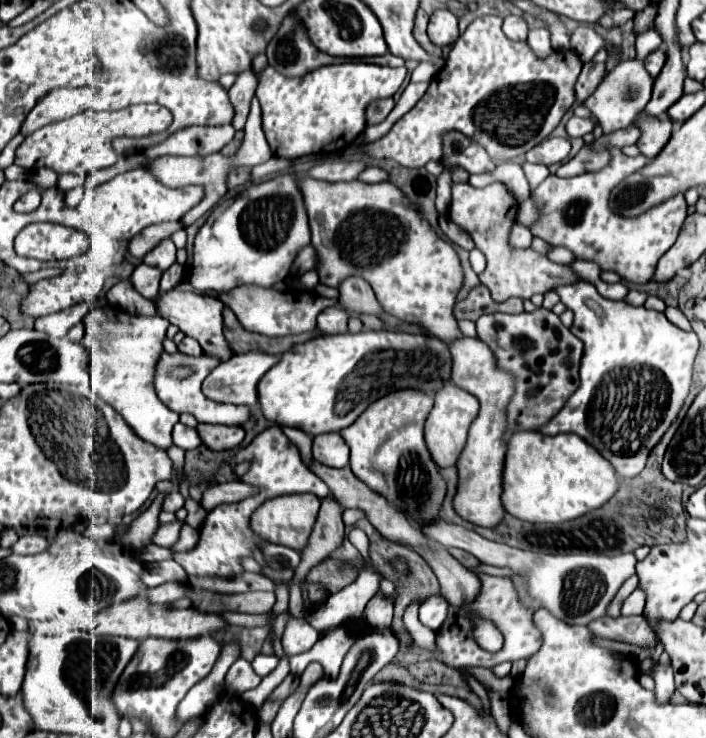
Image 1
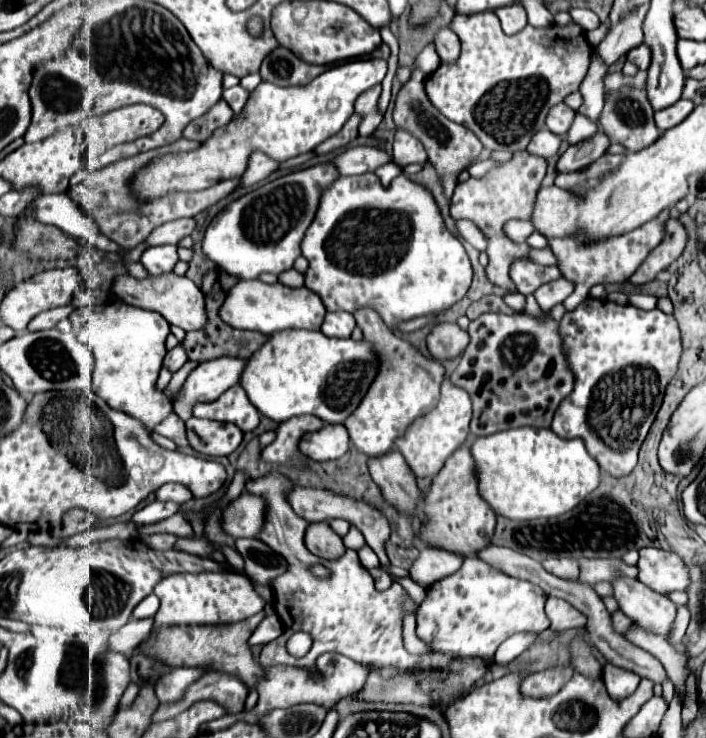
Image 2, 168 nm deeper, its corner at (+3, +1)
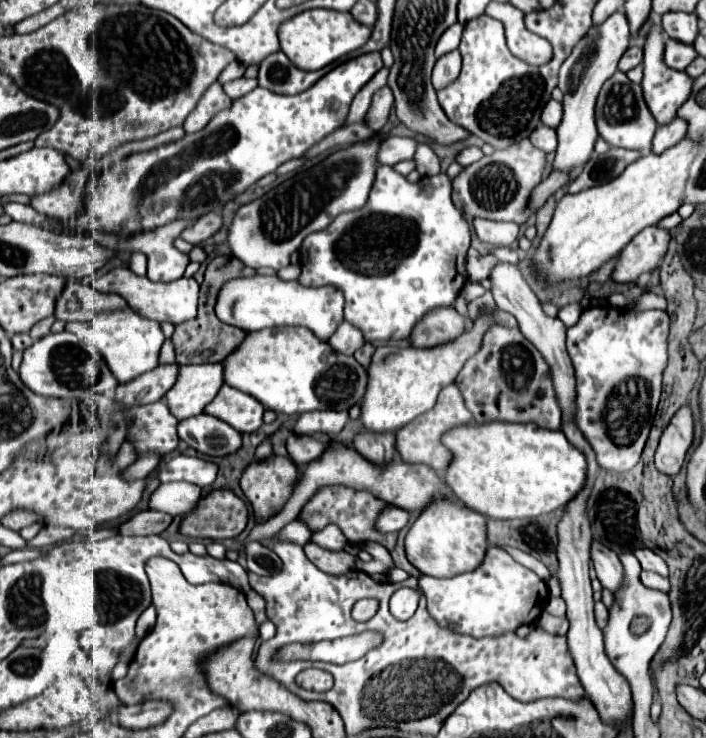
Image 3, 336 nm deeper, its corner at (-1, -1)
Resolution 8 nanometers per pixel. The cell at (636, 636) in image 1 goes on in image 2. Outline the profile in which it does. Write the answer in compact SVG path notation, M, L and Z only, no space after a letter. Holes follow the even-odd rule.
M548 597L546 601L546 615L550 619L550 629L564 631L564 629L580 629L586 625L586 617L574 609L568 601Z

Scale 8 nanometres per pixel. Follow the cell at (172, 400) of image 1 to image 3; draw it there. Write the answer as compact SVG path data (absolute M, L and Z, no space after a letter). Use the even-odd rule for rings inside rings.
M224 384L214 401L205 407L204 413L216 415L240 433L254 433L262 425L264 407L254 397Z

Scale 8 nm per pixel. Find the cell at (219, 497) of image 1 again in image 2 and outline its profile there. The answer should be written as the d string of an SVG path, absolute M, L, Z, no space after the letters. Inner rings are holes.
M294 487L288 493L288 501L292 505L292 509L296 511L298 517L302 517L308 523L318 523L318 521L330 521L330 519L346 519L350 525L354 525L366 539L366 543L374 549L374 553L378 555L380 561L388 559L386 551L384 551L384 543L390 537L390 523L386 519L386 515L376 509L374 505L368 505L366 501L354 499L354 497L346 497L346 495L338 495L334 491L326 491L326 489L312 489L312 487Z

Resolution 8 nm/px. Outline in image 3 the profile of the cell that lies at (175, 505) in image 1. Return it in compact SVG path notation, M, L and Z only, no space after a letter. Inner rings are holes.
M146 509L130 517L126 523L122 523L118 531L122 535L158 535L172 523L172 519L174 517L168 513Z

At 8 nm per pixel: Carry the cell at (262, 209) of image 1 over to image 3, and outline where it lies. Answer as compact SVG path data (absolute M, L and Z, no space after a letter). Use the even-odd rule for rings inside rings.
M372 137L368 143L352 145L348 149L338 149L336 153L326 157L322 161L322 165L314 165L306 171L300 171L294 177L290 177L284 183L270 189L266 195L242 205L234 213L234 219L228 227L228 239L226 241L228 241L232 255L238 257L244 265L248 265L252 269L272 267L274 271L278 271L282 267L288 267L290 255L300 249L306 235L322 231L336 215L340 215L344 211L356 211L366 203L368 191L372 187L374 173L376 173L376 167L378 167L378 163L374 161L374 155L378 153L378 145L380 145L380 139Z

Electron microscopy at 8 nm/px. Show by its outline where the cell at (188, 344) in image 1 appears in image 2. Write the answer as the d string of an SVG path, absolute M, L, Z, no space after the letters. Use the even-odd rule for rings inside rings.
M178 345L178 347L174 347L172 351L166 353L166 357L162 361L162 367L166 367L170 373L176 373L186 361L188 361L186 351L182 351L182 345Z

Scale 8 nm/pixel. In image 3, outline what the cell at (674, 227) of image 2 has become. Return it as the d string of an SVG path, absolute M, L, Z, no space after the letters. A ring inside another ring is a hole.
M658 225L646 227L640 231L630 245L622 249L618 267L612 273L612 279L618 283L634 283L640 275L652 273L662 265L670 243L670 233Z

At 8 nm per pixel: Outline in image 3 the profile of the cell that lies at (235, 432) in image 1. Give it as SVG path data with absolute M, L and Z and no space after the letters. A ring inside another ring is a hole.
M206 413L180 421L178 435L196 451L212 457L224 457L242 447L242 433Z

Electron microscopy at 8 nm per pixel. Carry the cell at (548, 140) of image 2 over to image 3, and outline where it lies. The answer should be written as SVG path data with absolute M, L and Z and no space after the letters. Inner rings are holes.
M540 125L534 135L530 135L530 141L534 143L534 147L546 151L546 153L554 153L556 147L558 147L558 139L556 139L556 131L546 127L546 125Z

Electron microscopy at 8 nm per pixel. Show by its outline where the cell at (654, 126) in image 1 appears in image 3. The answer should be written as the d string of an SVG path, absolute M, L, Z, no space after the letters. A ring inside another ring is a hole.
M616 71L604 85L598 95L596 103L596 123L598 123L598 133L604 137L612 147L622 147L622 149L634 149L640 153L650 153L652 151L652 137L658 127L654 121L654 115L650 113L642 87L638 83L632 83L626 73Z

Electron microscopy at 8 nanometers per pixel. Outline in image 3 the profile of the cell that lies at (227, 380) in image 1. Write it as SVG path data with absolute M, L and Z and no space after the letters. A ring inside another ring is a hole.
M182 365L178 381L166 393L166 403L176 419L188 419L204 411L204 407L218 395L224 385L224 365Z

